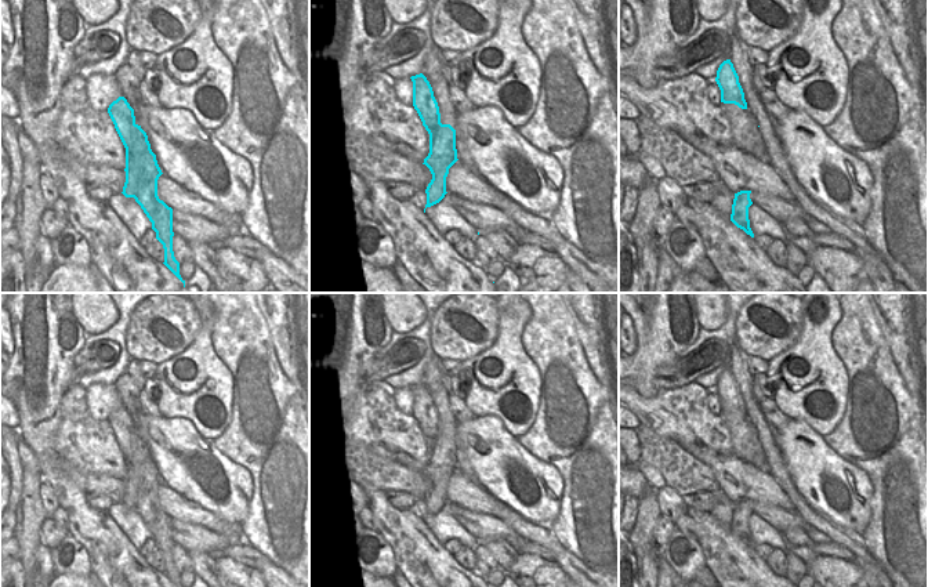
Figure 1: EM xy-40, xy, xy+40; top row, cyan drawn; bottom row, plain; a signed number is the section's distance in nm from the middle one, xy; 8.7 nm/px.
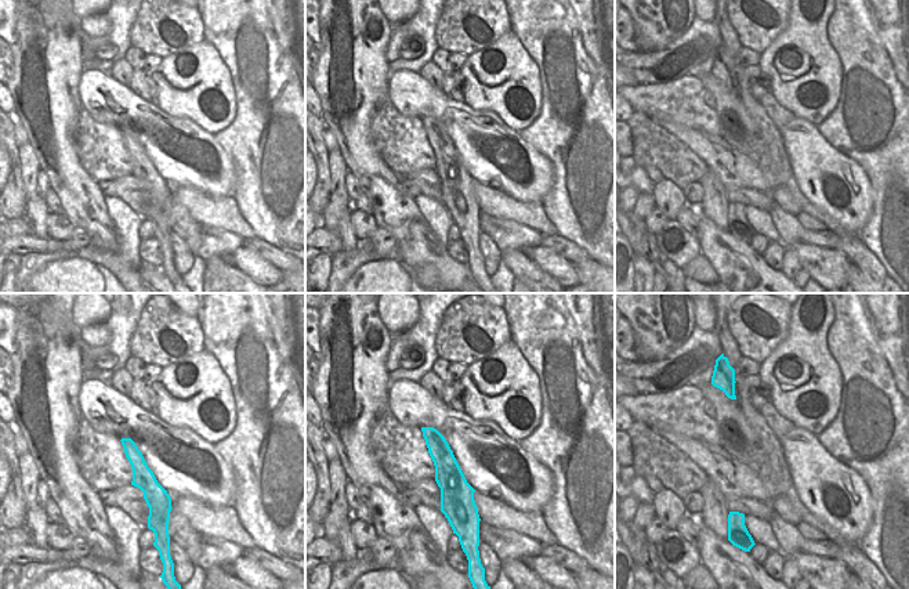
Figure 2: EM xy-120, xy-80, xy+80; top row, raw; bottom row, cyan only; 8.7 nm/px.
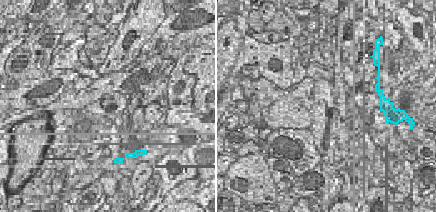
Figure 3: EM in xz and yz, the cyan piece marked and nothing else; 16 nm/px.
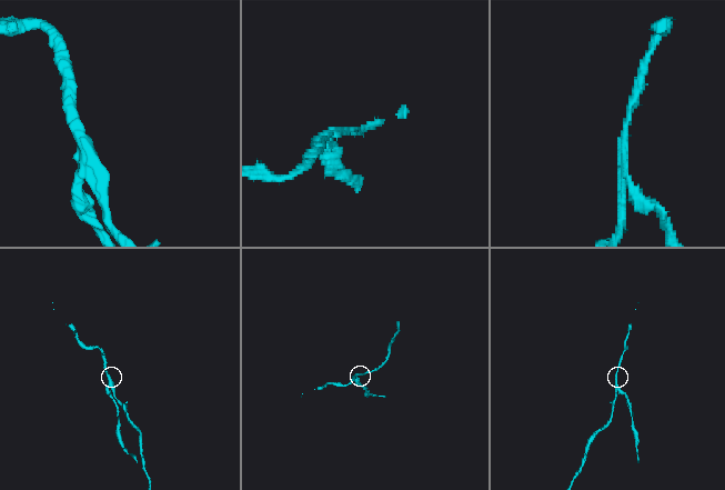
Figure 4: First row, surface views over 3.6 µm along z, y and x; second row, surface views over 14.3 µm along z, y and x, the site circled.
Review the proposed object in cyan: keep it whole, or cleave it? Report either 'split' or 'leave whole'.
split

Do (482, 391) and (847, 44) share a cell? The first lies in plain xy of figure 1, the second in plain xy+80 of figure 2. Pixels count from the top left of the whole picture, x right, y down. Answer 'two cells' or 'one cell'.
two cells

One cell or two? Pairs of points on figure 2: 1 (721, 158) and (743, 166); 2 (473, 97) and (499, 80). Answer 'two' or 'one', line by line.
1: one
2: one

